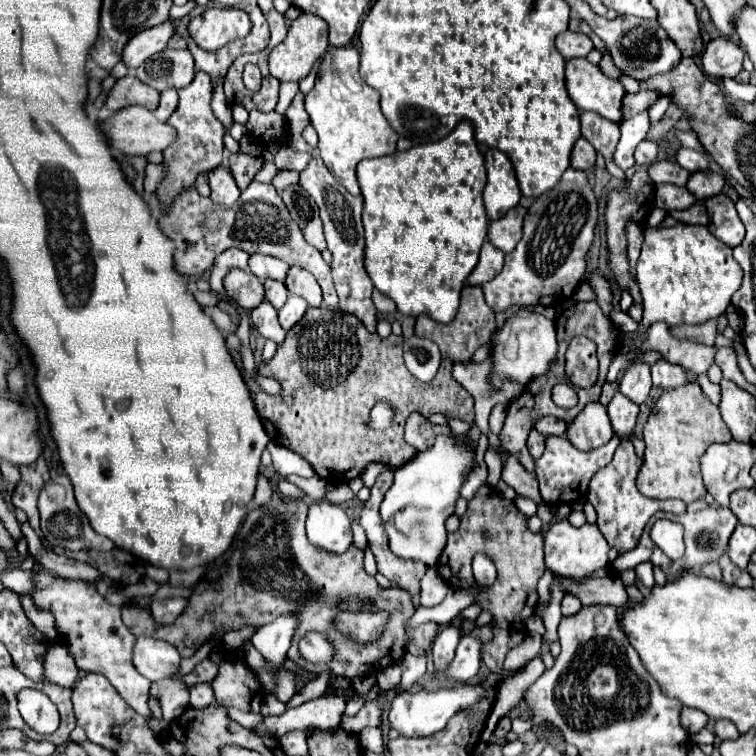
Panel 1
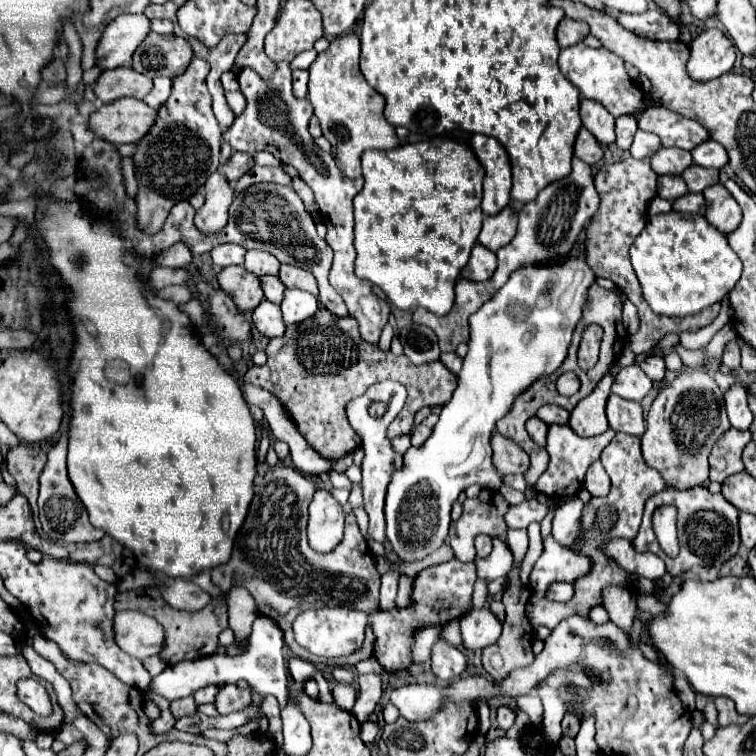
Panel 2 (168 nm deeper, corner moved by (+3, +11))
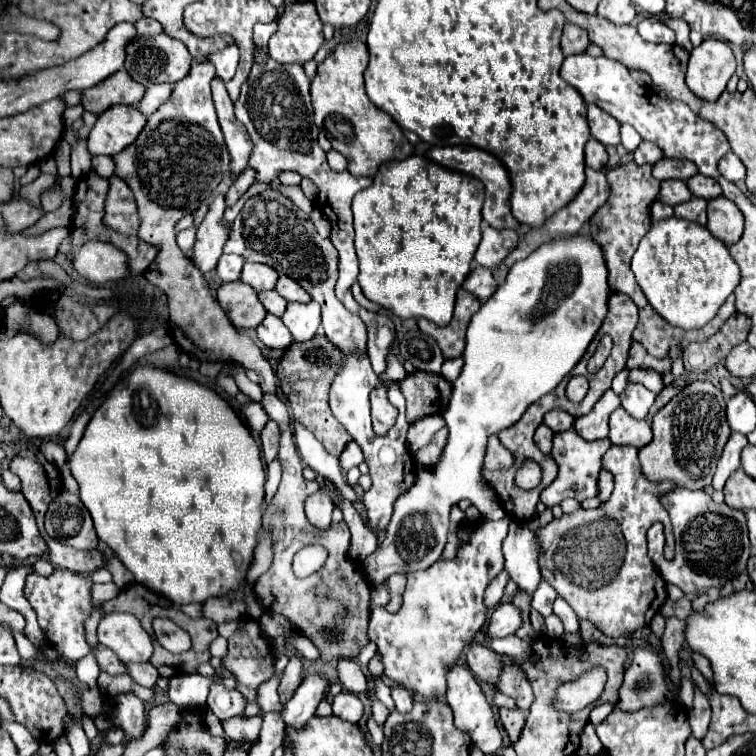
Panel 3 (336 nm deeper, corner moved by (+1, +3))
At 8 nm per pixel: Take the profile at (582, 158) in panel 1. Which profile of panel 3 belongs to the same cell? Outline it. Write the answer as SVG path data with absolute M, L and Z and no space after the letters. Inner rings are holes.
M591 138L587 142L587 148L585 148L585 162L589 168L593 170L603 170L605 164L607 164L607 150L603 144L599 144L595 138Z

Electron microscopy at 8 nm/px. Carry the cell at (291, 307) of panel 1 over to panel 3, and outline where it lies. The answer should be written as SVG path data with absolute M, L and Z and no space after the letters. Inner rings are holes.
M289 302L281 320L289 328L289 332L293 334L295 342L307 342L319 330L321 310L313 302L309 302L309 304Z

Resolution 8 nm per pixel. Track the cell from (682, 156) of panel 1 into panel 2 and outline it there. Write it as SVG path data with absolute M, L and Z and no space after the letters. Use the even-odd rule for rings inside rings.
M705 140L691 150L693 162L705 168L723 168L727 164L727 152L715 140Z

